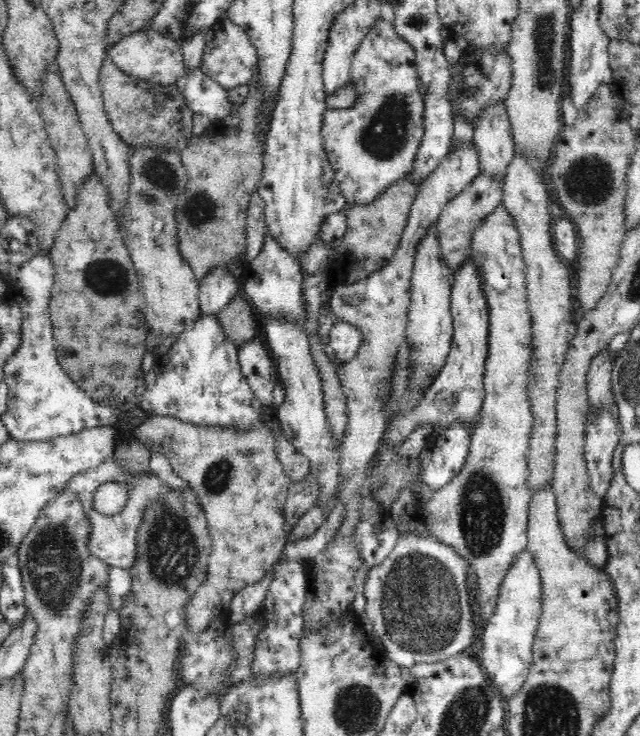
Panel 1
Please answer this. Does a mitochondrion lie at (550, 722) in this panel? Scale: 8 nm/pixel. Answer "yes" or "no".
yes

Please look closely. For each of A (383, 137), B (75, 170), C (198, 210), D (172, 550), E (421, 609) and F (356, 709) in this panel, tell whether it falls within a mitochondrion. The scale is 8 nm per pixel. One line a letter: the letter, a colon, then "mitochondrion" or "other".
A: mitochondrion
B: other
C: mitochondrion
D: mitochondrion
E: mitochondrion
F: mitochondrion

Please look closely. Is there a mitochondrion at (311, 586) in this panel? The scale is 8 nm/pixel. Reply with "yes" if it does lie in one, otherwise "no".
no

